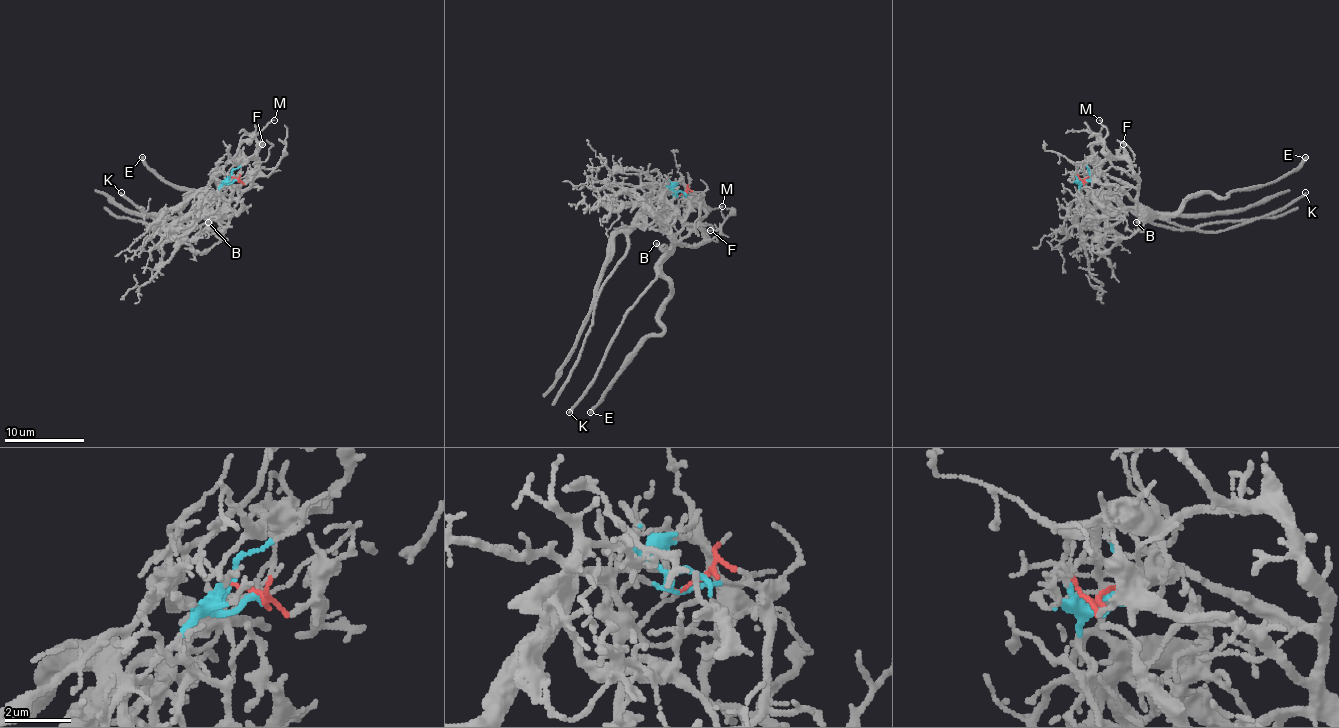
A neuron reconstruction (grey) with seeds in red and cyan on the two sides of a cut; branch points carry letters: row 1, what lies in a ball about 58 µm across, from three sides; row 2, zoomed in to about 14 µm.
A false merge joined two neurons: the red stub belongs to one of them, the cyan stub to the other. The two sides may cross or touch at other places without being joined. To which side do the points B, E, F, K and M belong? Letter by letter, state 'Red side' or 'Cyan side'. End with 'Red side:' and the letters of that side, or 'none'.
B: Red side
E: Red side
F: Red side
K: Red side
M: Red side
Red side: B, E, F, K, M

